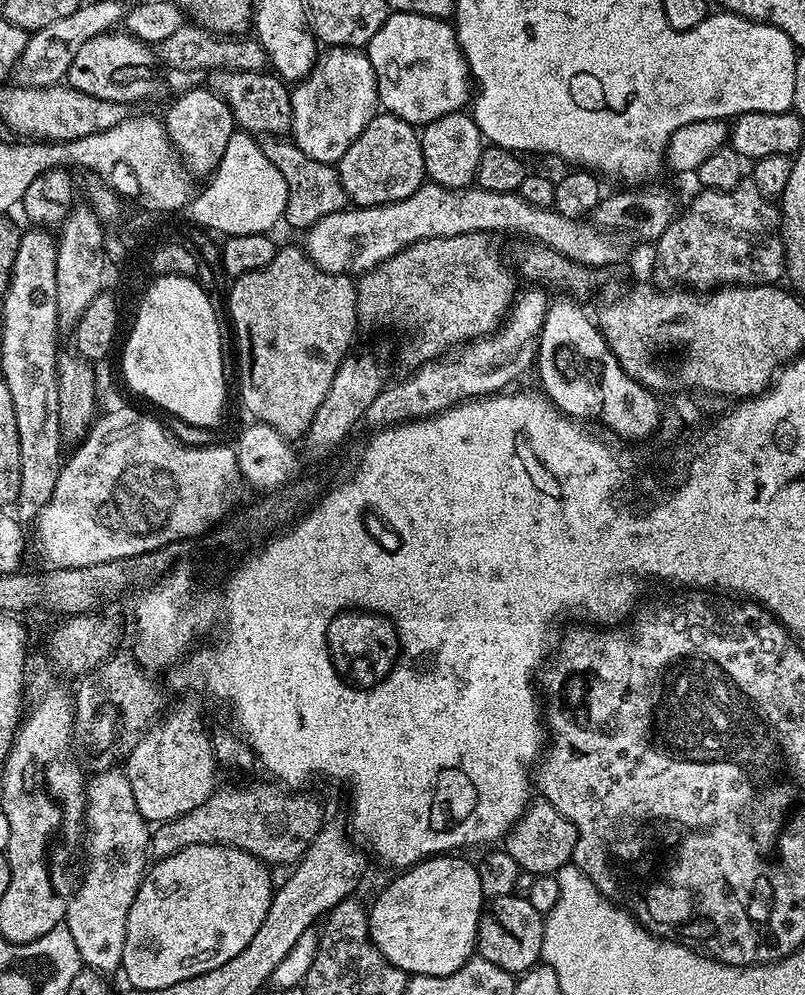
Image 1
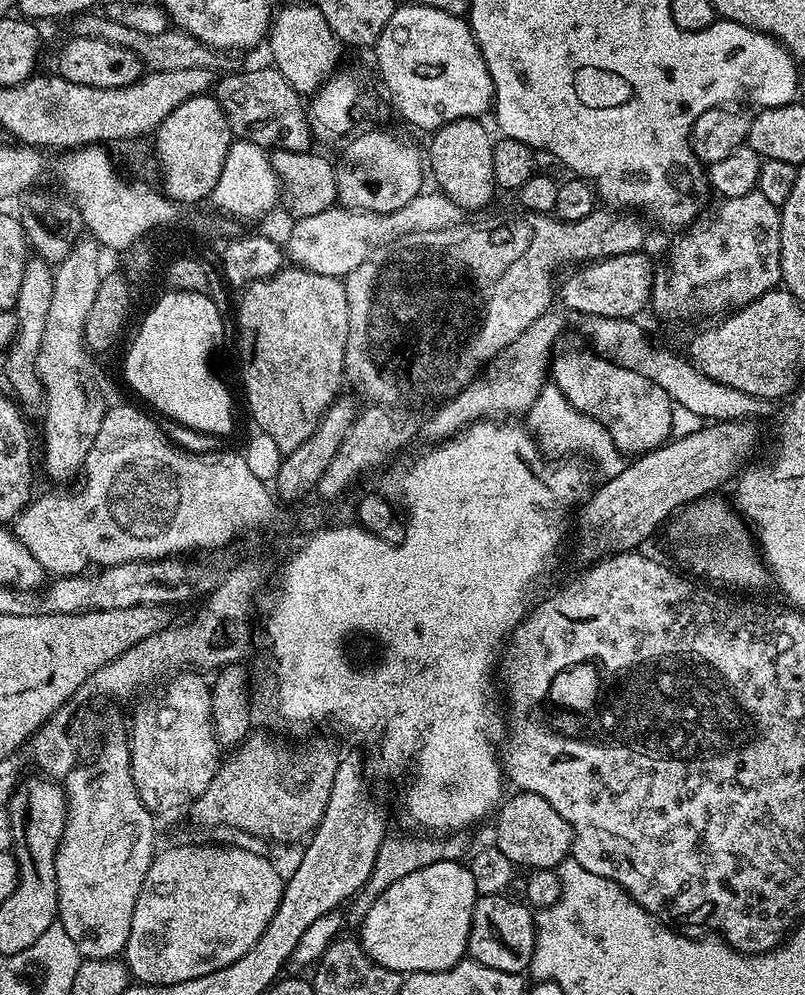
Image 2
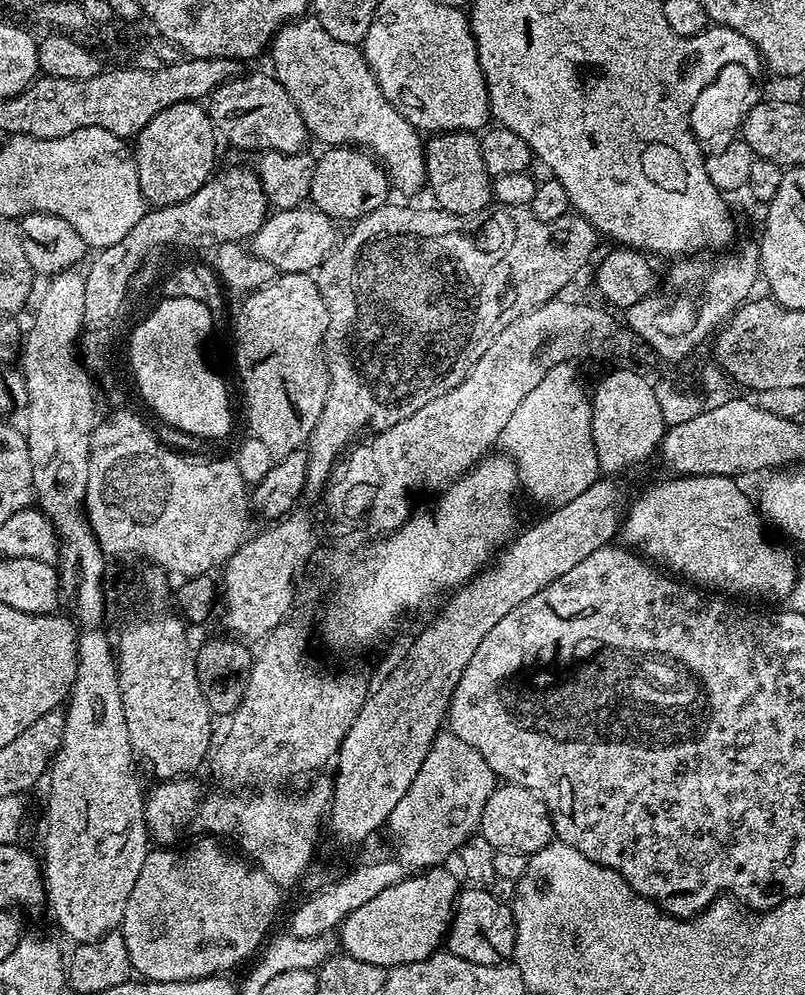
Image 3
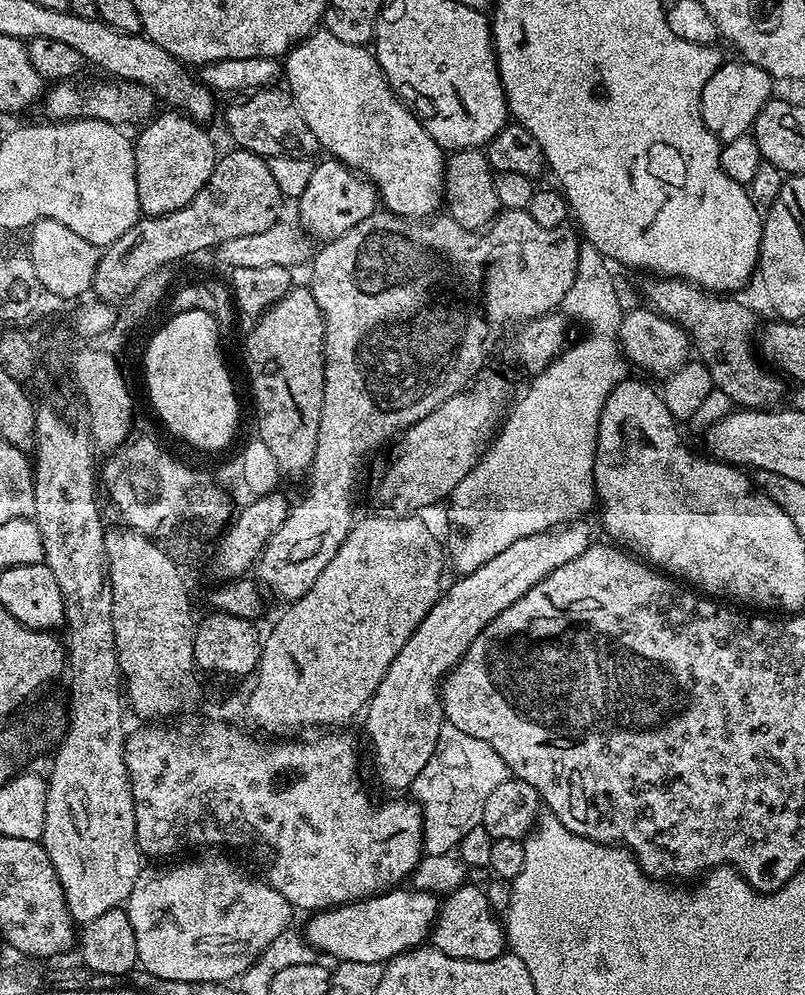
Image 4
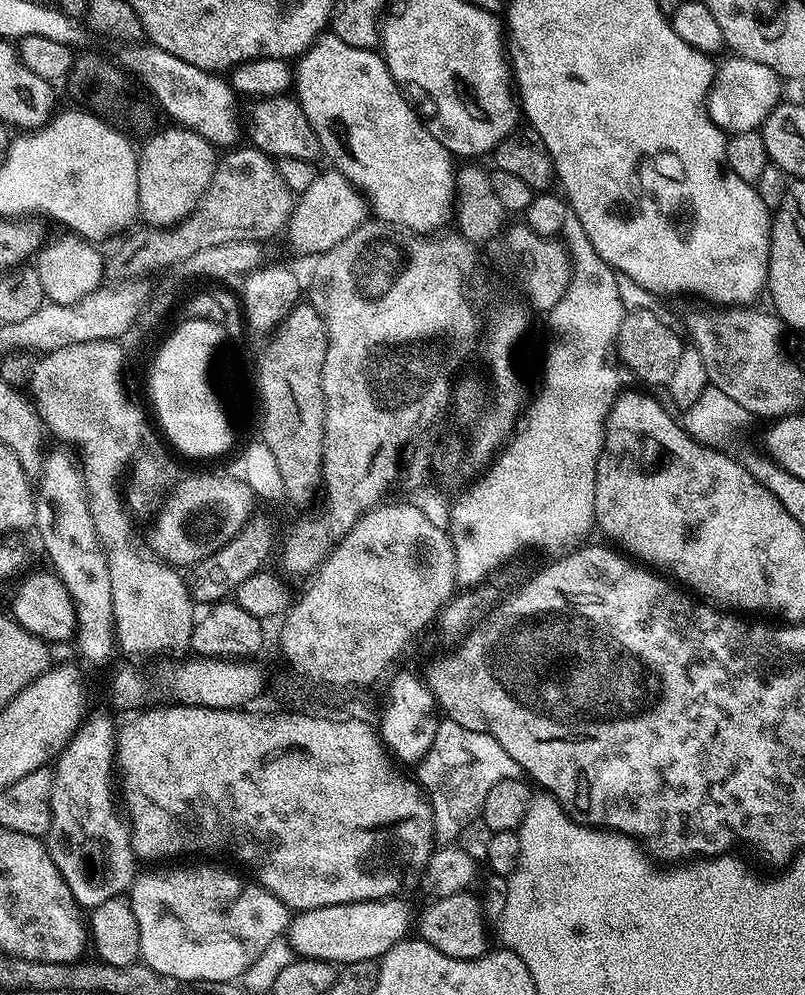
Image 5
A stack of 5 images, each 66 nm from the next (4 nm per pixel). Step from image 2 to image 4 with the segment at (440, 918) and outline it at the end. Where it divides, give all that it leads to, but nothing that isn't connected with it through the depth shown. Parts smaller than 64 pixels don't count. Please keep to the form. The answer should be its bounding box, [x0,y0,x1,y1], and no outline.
[302,890,438,964]

